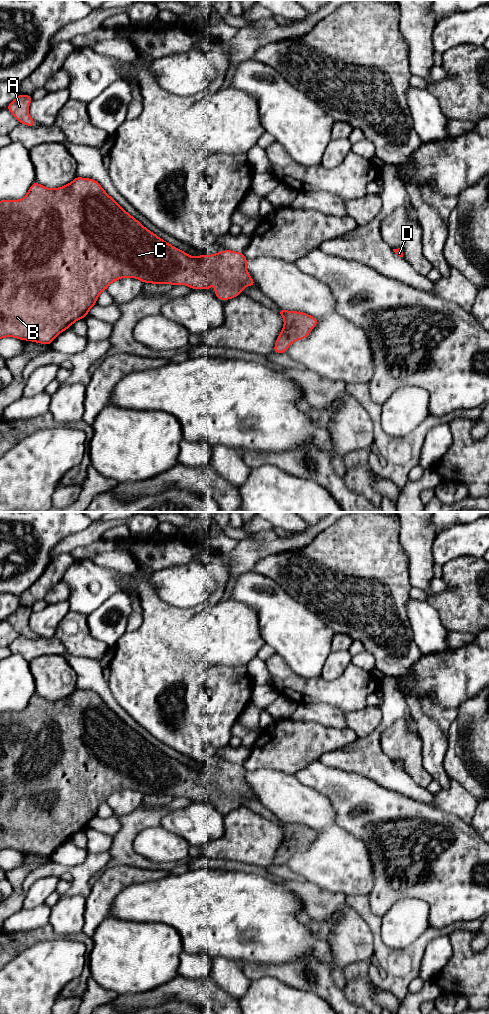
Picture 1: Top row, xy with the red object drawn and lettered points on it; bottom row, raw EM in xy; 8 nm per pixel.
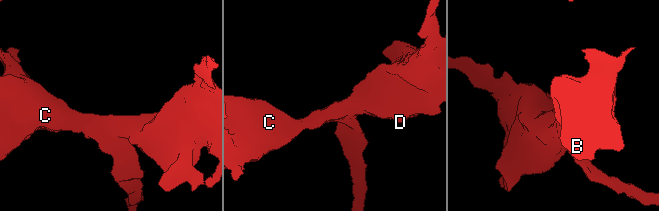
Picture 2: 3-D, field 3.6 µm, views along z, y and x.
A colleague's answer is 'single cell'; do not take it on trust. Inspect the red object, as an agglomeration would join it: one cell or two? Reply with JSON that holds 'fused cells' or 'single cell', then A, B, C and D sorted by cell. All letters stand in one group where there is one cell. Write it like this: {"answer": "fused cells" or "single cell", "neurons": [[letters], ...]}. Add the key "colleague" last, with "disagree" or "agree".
{"answer": "single cell", "neurons": [["A", "B", "C", "D"]], "colleague": "agree"}

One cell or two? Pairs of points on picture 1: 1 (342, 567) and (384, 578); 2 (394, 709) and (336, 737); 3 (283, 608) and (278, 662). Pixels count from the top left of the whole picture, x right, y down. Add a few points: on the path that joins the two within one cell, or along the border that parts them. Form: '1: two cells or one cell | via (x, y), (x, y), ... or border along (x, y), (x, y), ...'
1: one cell | via (352, 573), (354, 575), (374, 578)
2: two cells | border along (357, 737), (337, 749)
3: two cells | border along (277, 653), (295, 672)

